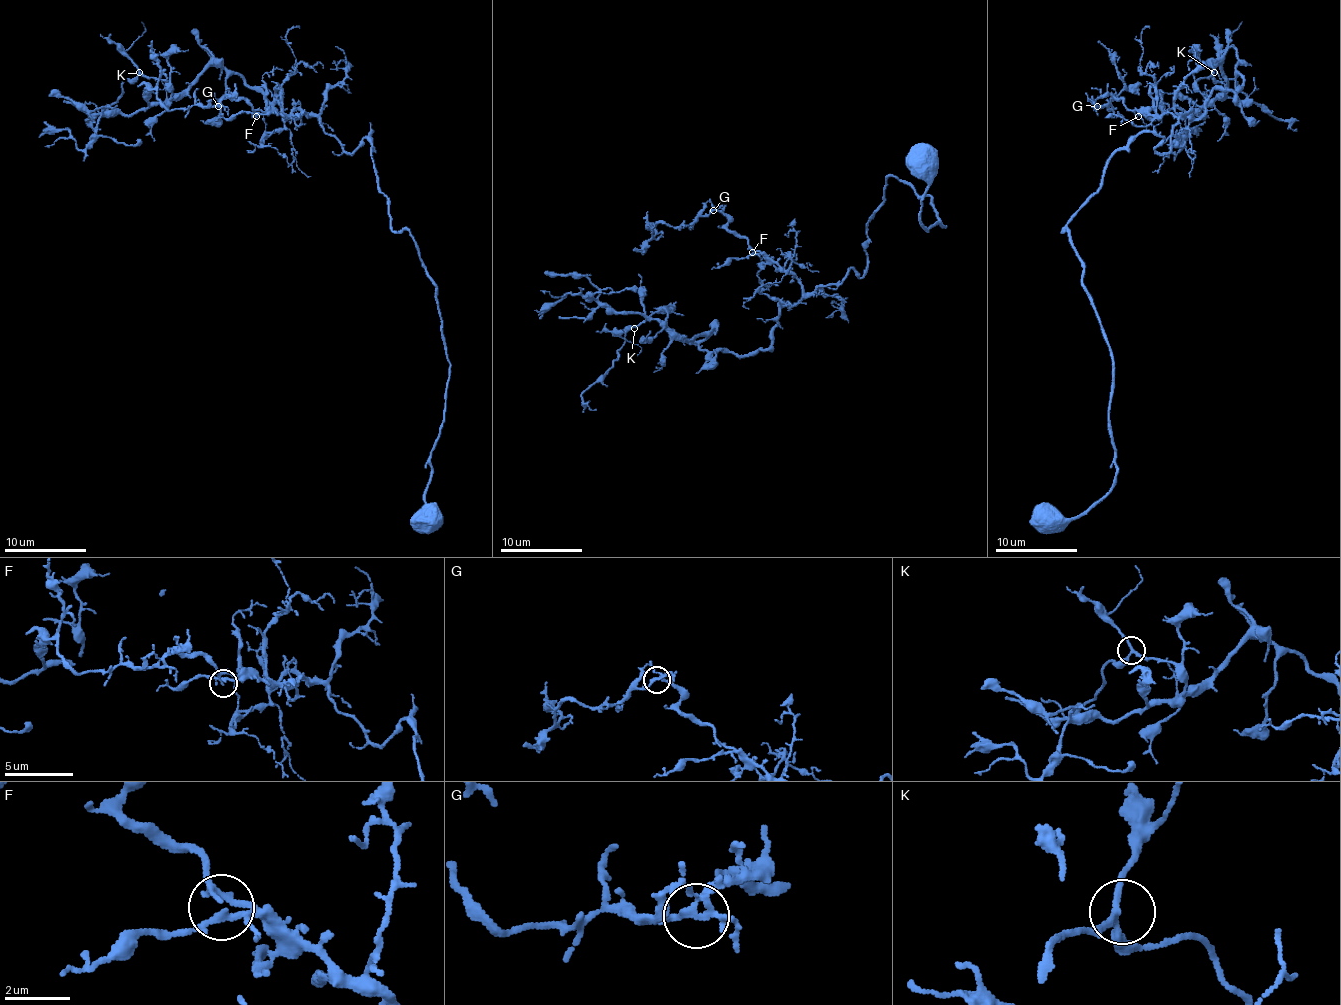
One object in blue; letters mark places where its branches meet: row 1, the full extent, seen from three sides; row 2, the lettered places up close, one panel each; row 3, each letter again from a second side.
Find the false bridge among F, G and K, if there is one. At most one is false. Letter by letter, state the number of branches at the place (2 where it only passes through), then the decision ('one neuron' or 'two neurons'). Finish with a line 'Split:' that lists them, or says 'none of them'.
F: branches 4; one neuron
G: branches 5; one neuron
K: branches 3; one neuron
Split: none of them

